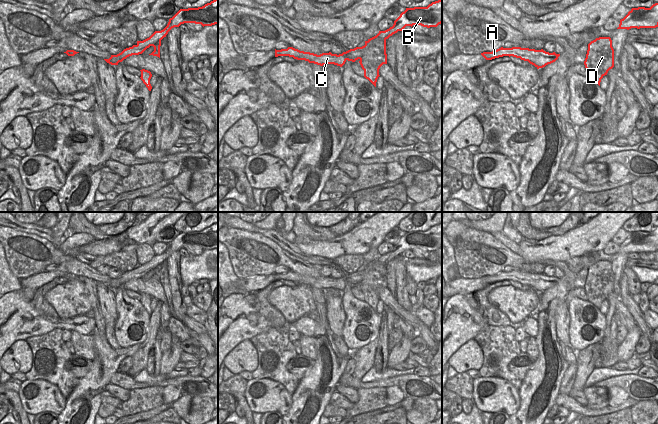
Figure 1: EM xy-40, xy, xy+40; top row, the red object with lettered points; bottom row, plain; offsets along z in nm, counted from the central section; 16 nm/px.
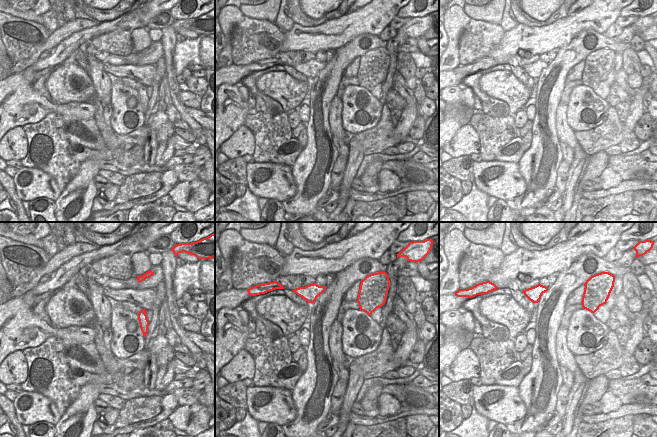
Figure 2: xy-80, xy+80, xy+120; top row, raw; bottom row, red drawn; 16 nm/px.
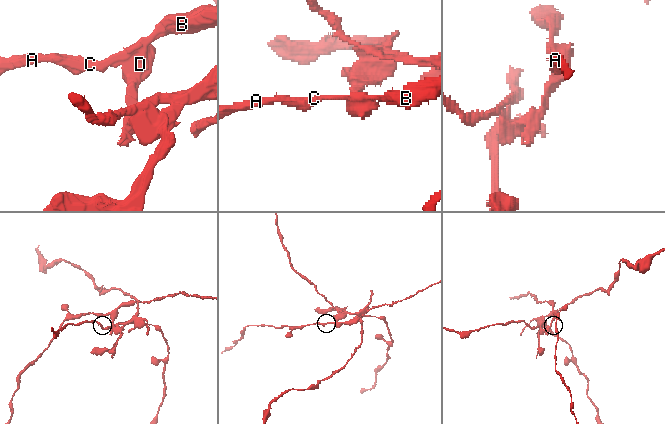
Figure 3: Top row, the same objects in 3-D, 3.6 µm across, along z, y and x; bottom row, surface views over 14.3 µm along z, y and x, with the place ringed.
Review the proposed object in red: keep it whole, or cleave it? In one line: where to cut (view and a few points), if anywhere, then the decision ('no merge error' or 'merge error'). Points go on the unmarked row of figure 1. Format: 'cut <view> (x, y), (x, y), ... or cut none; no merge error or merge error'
cut xy (385, 262), (375, 261), (367, 270), (360, 283); merge error

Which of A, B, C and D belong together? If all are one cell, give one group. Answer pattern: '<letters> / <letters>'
A B C / D

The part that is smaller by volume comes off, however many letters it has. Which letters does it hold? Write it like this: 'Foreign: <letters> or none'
Foreign: A, B, C

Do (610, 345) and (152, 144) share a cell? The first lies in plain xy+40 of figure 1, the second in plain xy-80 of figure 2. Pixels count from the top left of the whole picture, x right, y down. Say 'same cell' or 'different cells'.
same cell

